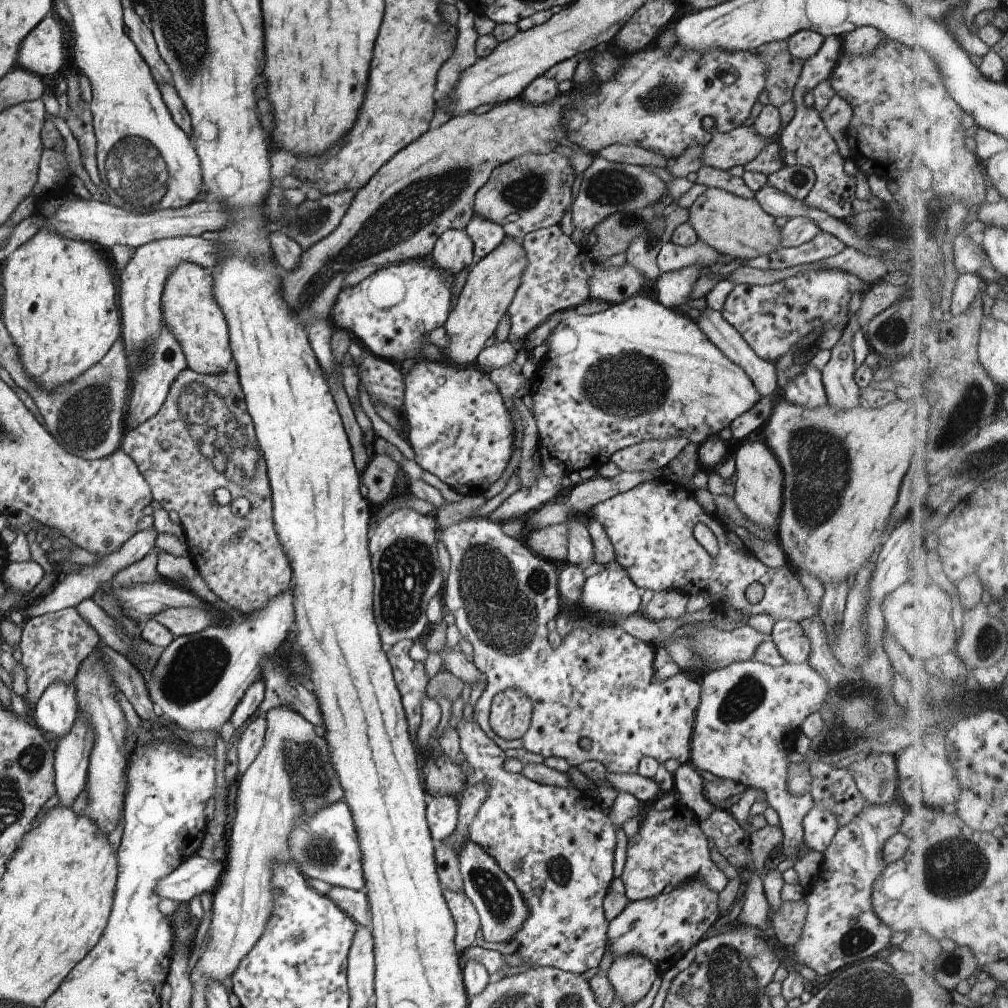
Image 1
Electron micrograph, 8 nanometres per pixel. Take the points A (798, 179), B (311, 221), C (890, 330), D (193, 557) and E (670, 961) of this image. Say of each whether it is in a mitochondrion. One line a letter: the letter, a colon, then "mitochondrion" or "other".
A: mitochondrion
B: mitochondrion
C: mitochondrion
D: other
E: other

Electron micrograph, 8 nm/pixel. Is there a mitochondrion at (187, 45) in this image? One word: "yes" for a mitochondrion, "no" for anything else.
yes

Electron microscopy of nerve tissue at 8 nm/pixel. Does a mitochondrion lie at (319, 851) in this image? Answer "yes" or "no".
yes

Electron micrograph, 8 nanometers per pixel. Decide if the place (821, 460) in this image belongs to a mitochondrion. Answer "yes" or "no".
yes

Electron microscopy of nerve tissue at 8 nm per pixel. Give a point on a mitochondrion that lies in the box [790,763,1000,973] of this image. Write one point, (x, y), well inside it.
(951, 868)

